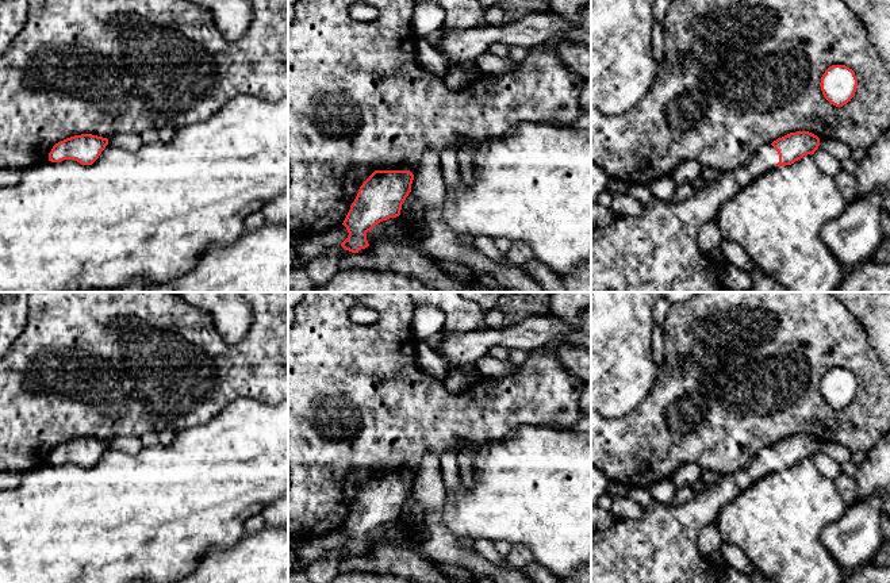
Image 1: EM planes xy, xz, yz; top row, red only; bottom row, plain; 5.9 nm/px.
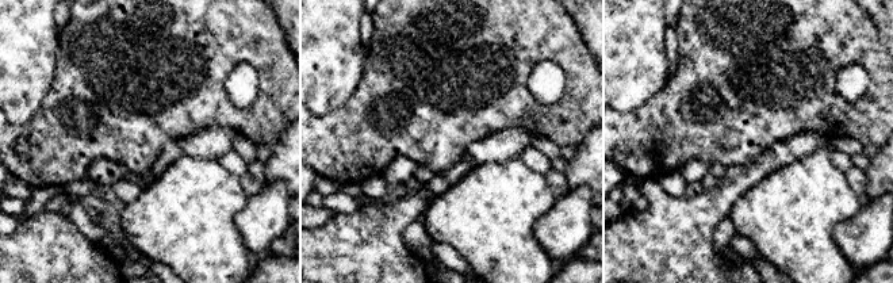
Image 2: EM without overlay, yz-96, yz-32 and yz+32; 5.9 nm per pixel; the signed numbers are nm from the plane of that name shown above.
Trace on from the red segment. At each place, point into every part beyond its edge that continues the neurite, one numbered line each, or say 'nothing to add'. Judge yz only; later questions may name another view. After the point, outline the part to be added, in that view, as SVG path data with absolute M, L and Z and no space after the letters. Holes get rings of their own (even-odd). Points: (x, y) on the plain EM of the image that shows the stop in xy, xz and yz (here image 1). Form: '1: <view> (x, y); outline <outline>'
1: yz (660, 547); outline M771 446L760 450L743 469L720 475L716 484L684 503L659 503L645 487L632 487L628 496L641 507L640 518L618 518L615 525L591 532L591 583L720 583L718 564L703 557L697 540L703 528L714 523L721 509L756 480L776 469L779 457Z

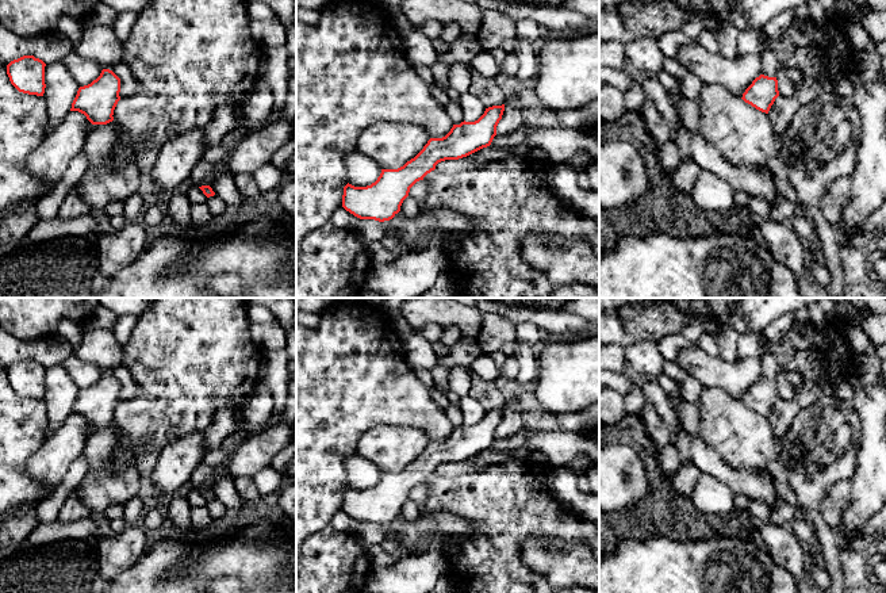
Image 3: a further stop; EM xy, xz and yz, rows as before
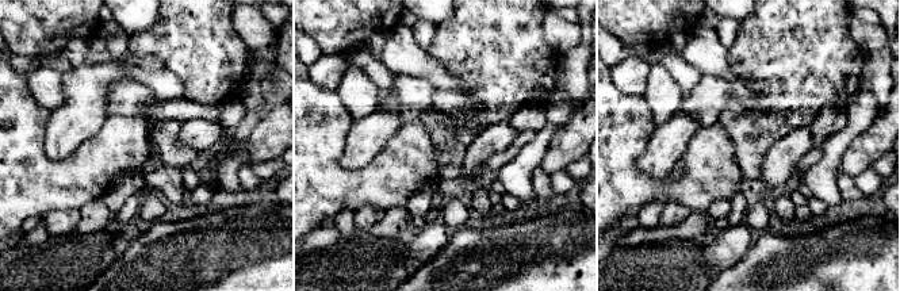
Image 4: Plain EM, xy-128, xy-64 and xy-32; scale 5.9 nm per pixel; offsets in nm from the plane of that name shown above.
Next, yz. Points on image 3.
nothing to add

